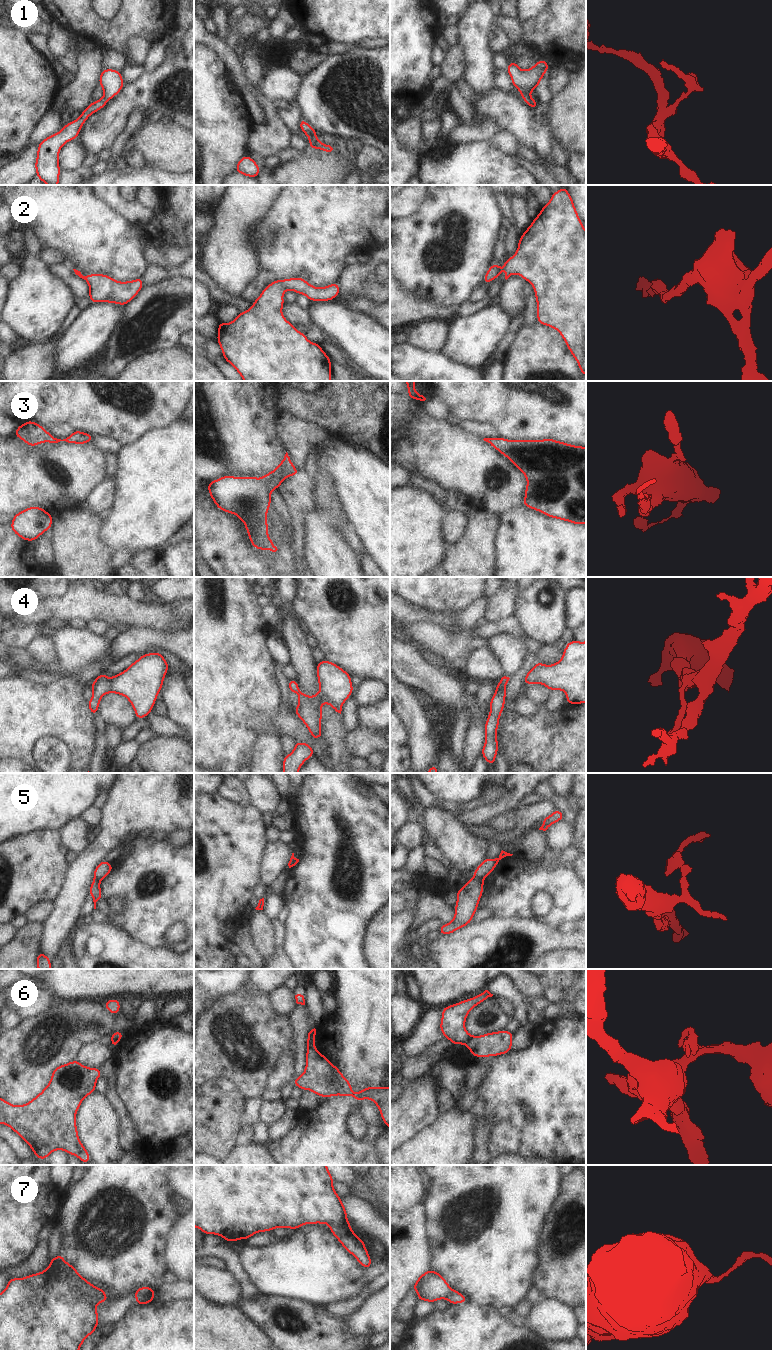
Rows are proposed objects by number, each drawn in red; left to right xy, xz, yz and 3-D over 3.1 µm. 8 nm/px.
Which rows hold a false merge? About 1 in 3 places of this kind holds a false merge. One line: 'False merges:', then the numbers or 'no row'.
False merges: 5, 6, 7

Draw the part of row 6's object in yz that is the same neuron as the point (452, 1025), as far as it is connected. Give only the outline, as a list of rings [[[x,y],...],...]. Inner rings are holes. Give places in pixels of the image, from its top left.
[[[488,990],[479,993],[478,996],[463,1000],[454,1005],[442,1008],[442,1018],[440,1022],[440,1031],[446,1039],[455,1046],[466,1044],[471,1035],[465,1029],[465,1021],[468,1013],[481,1002],[492,997]]]

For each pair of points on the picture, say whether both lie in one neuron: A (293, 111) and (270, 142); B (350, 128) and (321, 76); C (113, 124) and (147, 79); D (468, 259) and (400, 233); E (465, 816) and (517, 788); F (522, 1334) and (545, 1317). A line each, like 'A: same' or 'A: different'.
A: different
B: same
C: same
D: same
E: same
F: different

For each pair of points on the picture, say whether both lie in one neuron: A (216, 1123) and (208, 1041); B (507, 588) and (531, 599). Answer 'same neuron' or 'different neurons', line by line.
A: different neurons
B: different neurons

